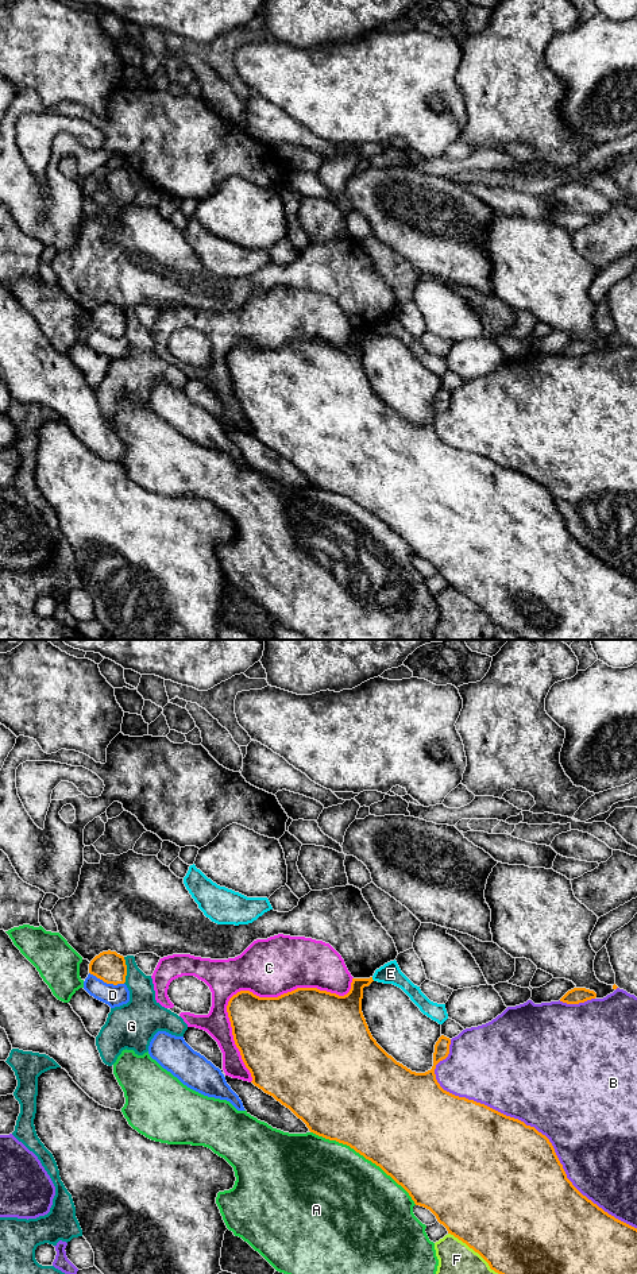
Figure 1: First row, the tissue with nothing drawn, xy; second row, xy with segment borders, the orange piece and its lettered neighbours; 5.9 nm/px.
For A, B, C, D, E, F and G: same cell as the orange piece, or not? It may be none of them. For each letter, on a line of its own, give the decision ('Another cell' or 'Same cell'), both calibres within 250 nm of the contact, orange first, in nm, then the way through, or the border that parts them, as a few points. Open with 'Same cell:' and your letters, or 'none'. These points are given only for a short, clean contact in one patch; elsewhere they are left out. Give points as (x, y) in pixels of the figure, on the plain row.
Same cell: none
A: Another cell. Thickness 500 nm (orange) against 500 nm
B: Another cell. Thickness 500 nm (orange) against 500 nm
C: Another cell. Thickness 440 nm (orange) against 360 nm
D: Another cell. Thickness 190 nm (orange) against 130 nm
E: Another cell. Thickness 190 nm (orange) against 130 nm
F: Another cell. Thickness 500 nm (orange) against 380 nm
G: Another cell. Thickness 190 nm (orange) against 190 nm. Boundary: xy (123, 309), (126, 317), (124, 335)

